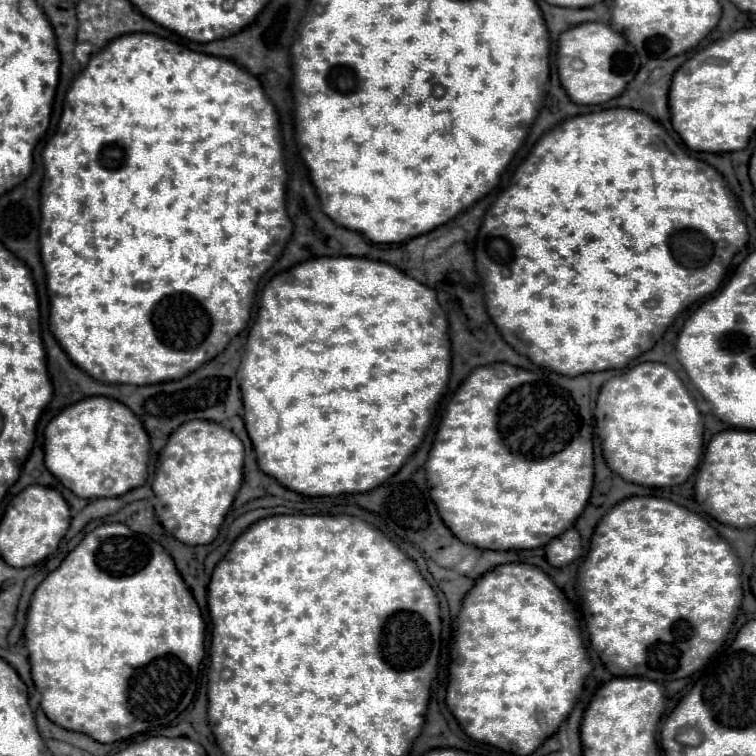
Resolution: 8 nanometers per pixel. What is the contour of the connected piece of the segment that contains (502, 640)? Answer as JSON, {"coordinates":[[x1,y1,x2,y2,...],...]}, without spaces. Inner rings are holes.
{"coordinates":[[524,563,498,565,492,571,484,573,476,581,476,585,468,591,468,595,462,601,460,615,454,621,452,641,454,645,452,645,451,653,450,679,448,679,448,689,446,691,448,709,458,719,458,723,462,725,462,729,466,731,468,737,472,737,472,739,482,743,490,743,490,745,494,745,494,747,498,747,502,751,514,753,514,755,530,755,530,753,534,753,552,733,556,733,560,723,572,711,578,695,582,693,586,675,592,671,592,663,588,659,586,648,586,642,589,642,586,622,574,616,566,595,552,583,552,579,545,572,538,571,538,569,534,569,530,565,524,565]]}

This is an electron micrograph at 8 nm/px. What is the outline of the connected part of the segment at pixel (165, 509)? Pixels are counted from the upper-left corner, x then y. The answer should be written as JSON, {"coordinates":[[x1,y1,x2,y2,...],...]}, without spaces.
{"coordinates":[[202,419,180,425,162,449,160,467,152,483,152,491,158,497,156,517,162,527,186,545,212,543,242,485,242,463,244,445,230,429]]}

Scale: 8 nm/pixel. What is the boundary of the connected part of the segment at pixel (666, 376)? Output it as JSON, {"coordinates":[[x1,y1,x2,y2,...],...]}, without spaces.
{"coordinates":[[640,363,622,375,606,381,596,399,596,435,602,439,602,453,608,467,624,481,644,487,672,487,684,483,702,457,702,415,688,395,680,377,664,363]]}

